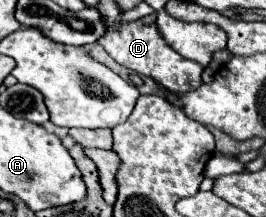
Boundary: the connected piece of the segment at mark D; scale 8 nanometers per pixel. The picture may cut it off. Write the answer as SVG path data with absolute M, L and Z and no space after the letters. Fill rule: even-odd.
M138 22L122 24L120 30L110 28L110 32L106 32L104 38L100 38L98 42L118 64L126 66L128 70L132 70L140 76L150 76L152 80L166 86L170 92L188 92L188 90L196 90L202 84L202 80L200 80L202 66L192 60L182 58L172 48L168 48L168 44L164 44L164 40L160 40L160 34L156 32L156 24L152 24L152 26L144 26Z

